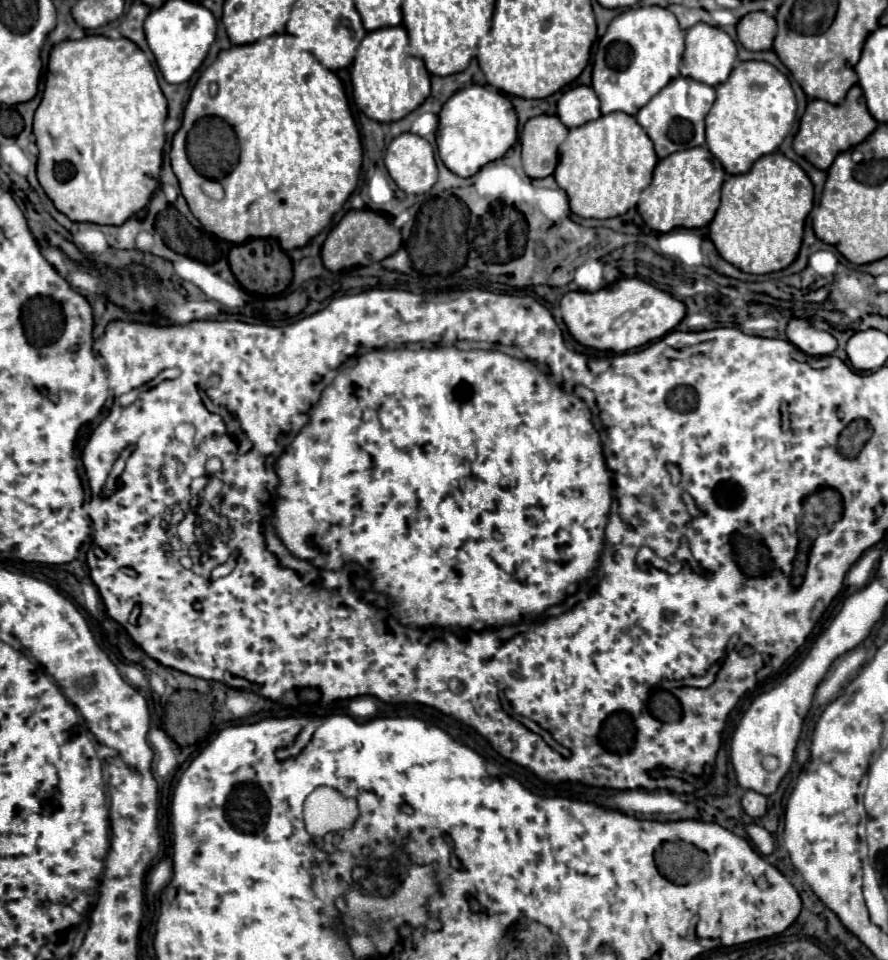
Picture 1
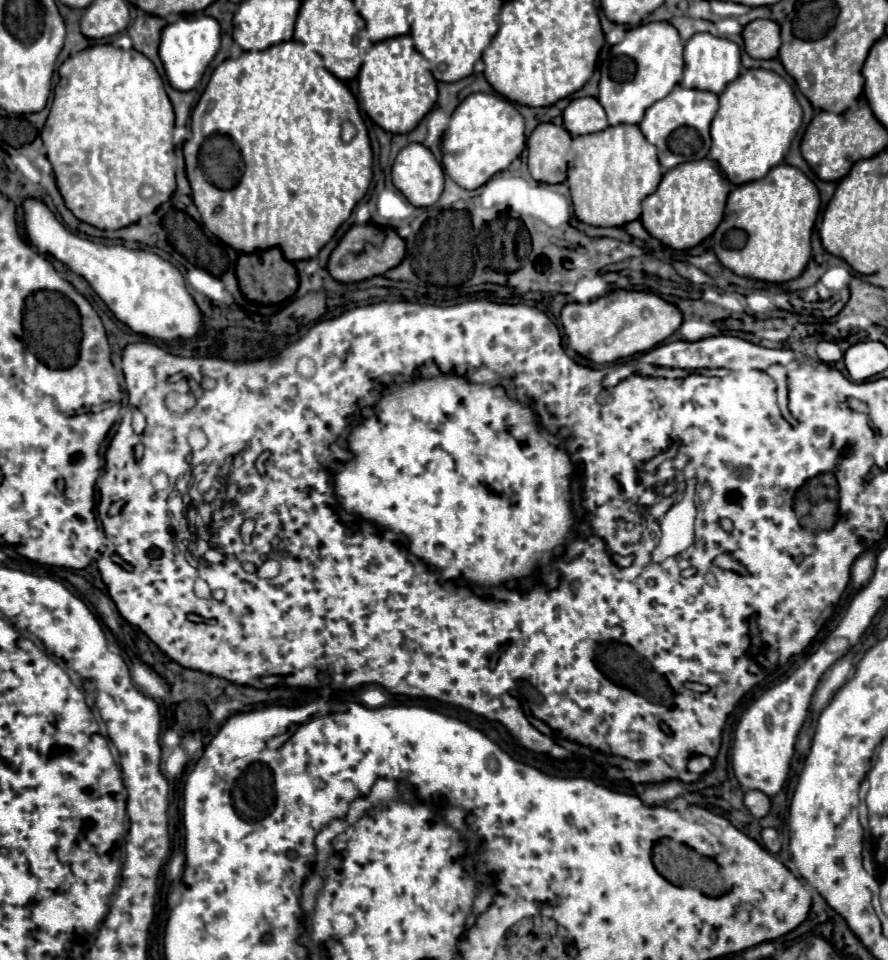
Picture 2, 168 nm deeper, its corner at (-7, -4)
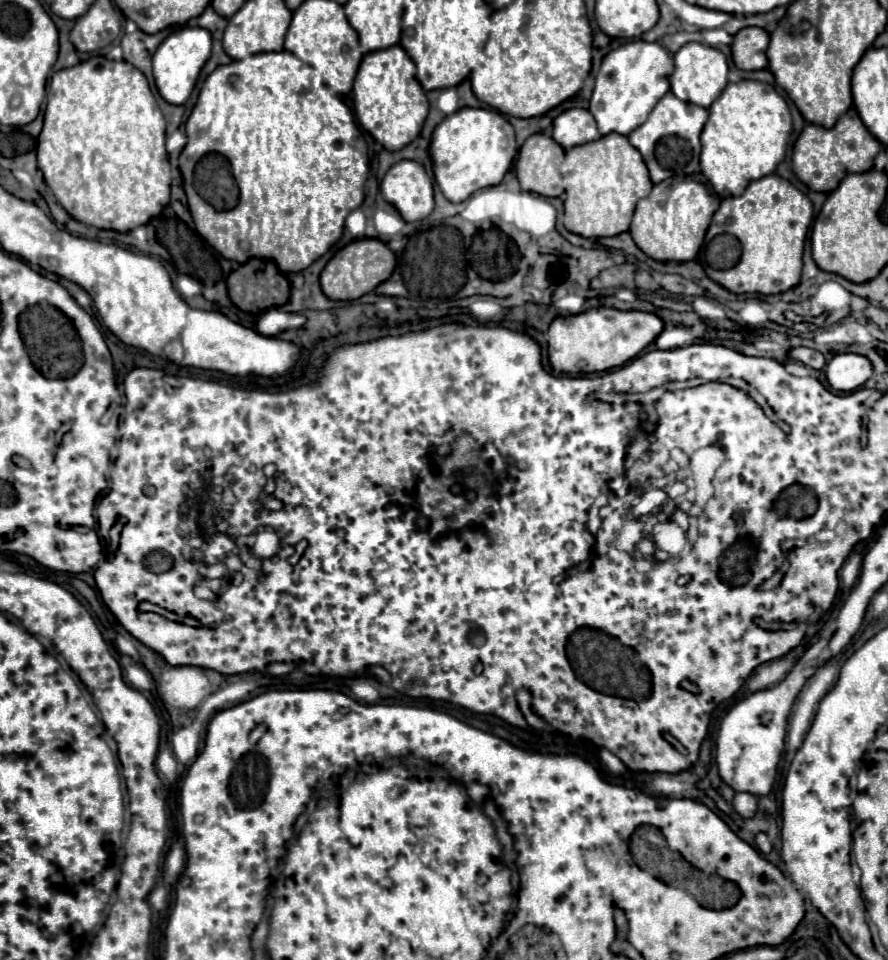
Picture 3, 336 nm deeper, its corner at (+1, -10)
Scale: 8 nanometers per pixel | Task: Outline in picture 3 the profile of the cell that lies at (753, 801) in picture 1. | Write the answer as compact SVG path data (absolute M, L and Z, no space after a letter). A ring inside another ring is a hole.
M736 794L734 796L734 810L742 818L752 818L756 814L756 806L758 806L758 798L754 794Z

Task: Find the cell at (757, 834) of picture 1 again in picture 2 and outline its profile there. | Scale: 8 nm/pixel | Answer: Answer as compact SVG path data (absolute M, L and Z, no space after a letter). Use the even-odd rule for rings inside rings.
M764 828L762 830L762 844L766 846L766 850L770 850L772 854L776 854L780 850L780 840L778 840L778 832L774 828Z

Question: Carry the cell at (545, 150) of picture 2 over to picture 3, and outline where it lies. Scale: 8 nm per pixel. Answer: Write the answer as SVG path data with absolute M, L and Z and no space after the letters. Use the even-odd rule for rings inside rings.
M532 134L520 148L516 174L522 190L542 196L560 196L562 176L558 172L564 148L546 134Z

